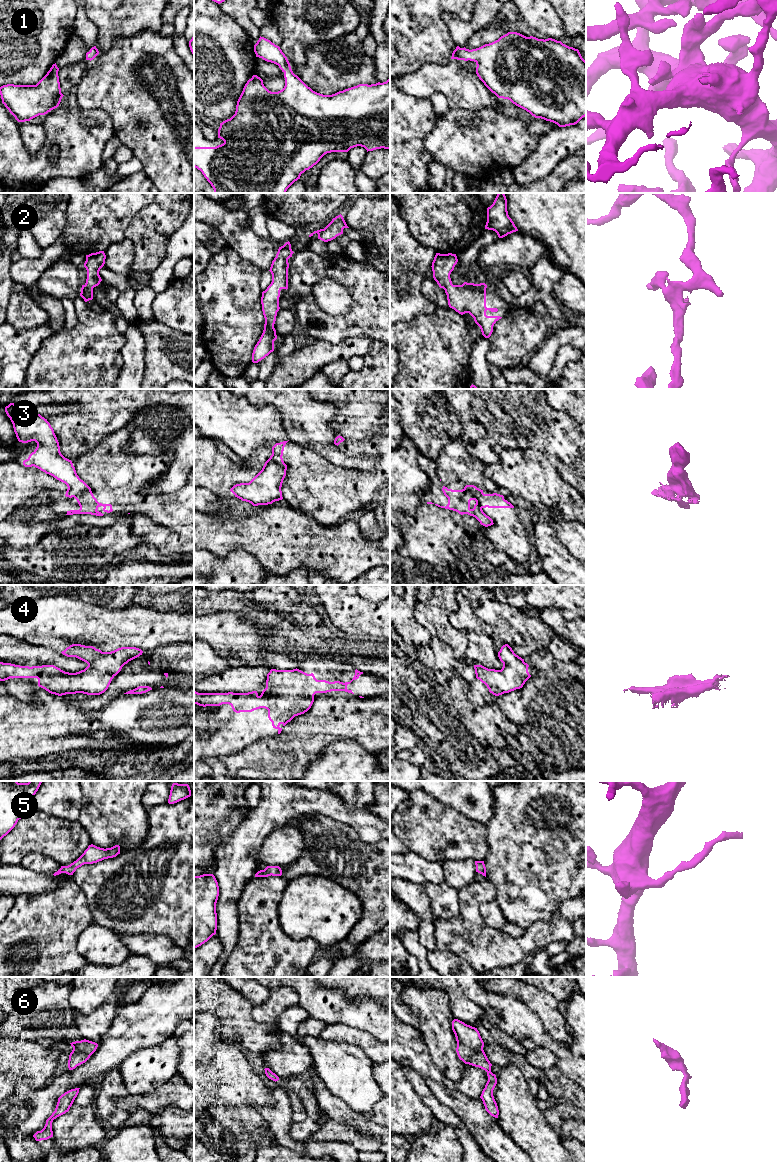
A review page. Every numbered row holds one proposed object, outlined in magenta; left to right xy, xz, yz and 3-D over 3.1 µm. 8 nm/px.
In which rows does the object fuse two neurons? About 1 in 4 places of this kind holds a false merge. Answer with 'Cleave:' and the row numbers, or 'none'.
Cleave: 3

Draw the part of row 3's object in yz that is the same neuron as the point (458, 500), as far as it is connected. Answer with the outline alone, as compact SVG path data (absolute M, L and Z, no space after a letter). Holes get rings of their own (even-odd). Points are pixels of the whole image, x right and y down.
M443 486L442 491L448 498L448 504L445 507L435 504L436 506L456 511L461 515L473 516L485 527L494 524L493 520L483 512L477 498L466 486L462 490L452 490Z

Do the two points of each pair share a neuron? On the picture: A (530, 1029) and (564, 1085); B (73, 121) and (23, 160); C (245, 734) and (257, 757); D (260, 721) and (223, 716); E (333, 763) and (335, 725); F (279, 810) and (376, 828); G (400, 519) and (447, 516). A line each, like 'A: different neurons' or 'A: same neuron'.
A: different neurons
B: same neuron
C: different neurons
D: same neuron
E: different neurons
F: same neuron
G: same neuron

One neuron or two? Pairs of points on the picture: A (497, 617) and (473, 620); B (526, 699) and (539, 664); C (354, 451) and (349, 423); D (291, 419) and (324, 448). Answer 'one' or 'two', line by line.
A: two
B: one
C: two
D: one

